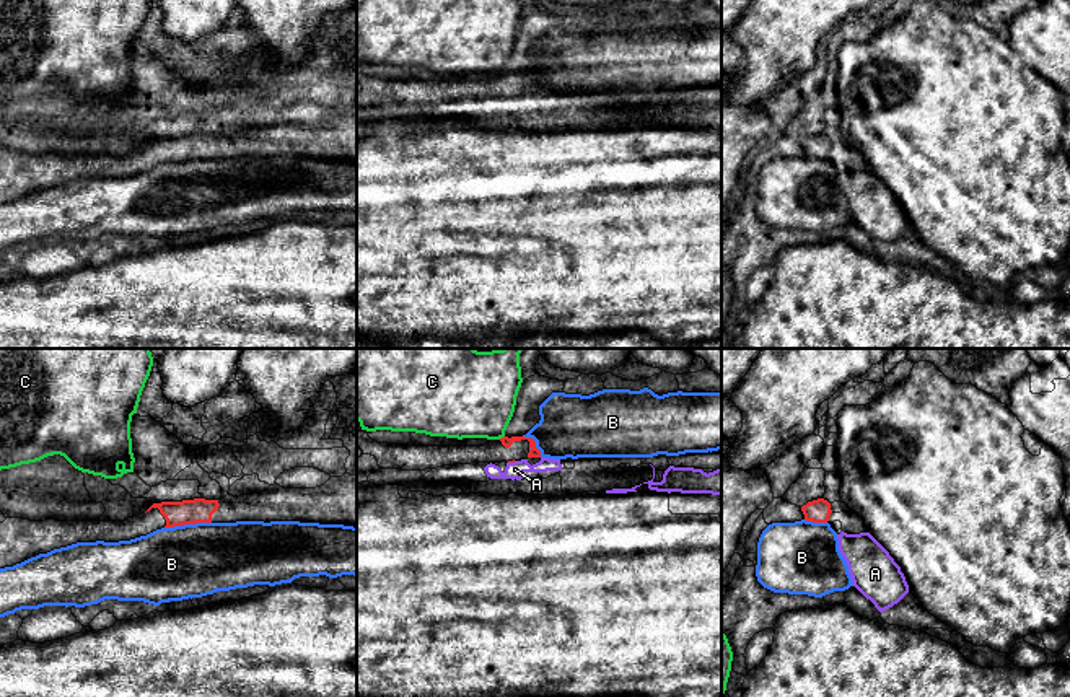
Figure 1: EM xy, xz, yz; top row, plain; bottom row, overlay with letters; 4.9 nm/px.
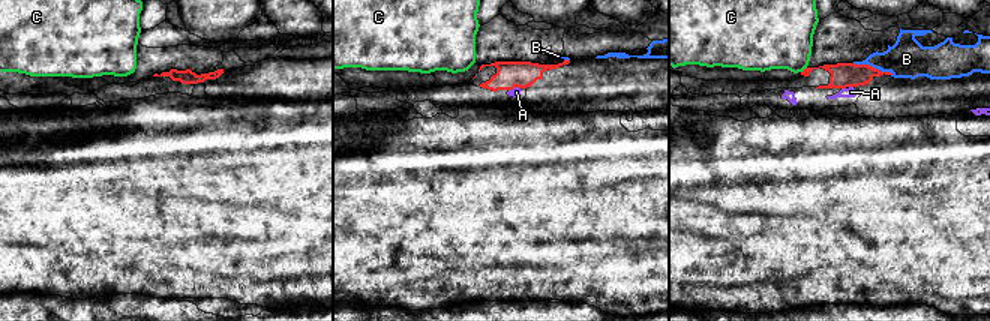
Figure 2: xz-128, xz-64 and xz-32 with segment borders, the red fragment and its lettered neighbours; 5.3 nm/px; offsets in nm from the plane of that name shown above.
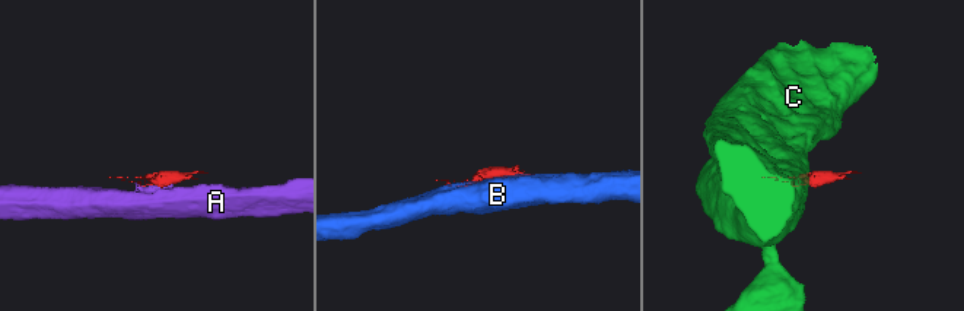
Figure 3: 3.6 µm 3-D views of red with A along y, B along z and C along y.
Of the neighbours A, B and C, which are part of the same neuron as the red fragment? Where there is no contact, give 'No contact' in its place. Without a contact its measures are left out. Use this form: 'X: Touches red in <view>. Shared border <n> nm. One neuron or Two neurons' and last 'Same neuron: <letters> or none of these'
A: Touches red in xz. Shared border 40 nm. Two neurons
B: Touches red in xy. Shared border 240 nm. Two neurons
C: Touches red in xz. Shared border 40 nm. Two neurons
Same neuron: none of these

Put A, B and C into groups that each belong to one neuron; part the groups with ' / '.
A / B / C

